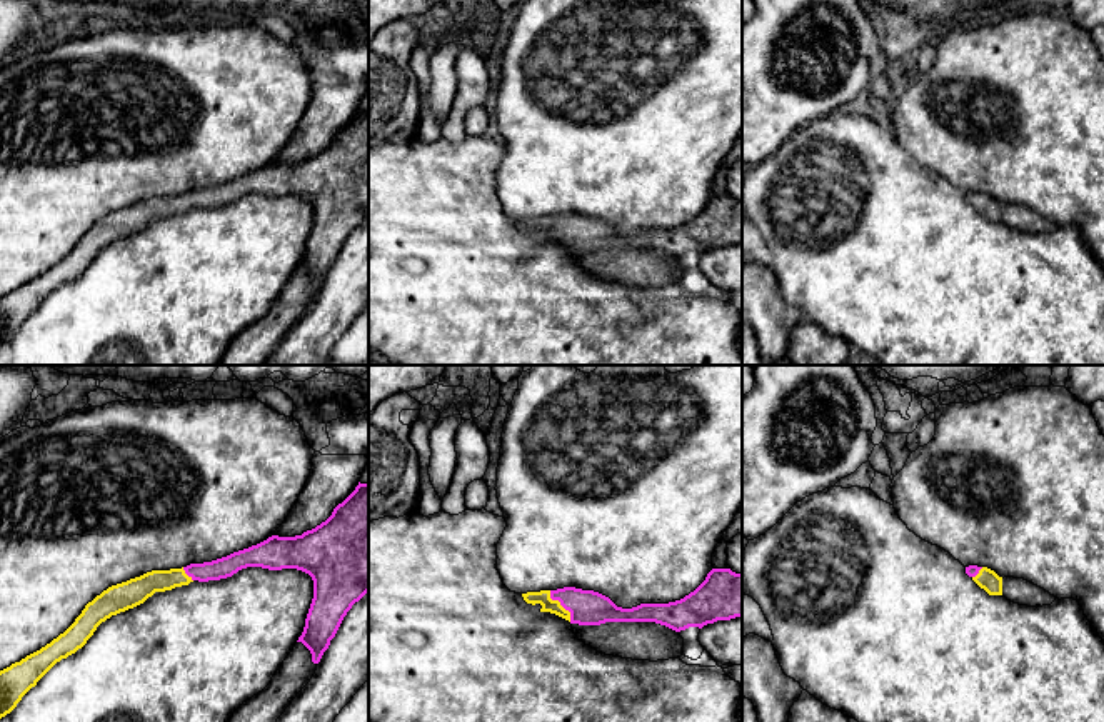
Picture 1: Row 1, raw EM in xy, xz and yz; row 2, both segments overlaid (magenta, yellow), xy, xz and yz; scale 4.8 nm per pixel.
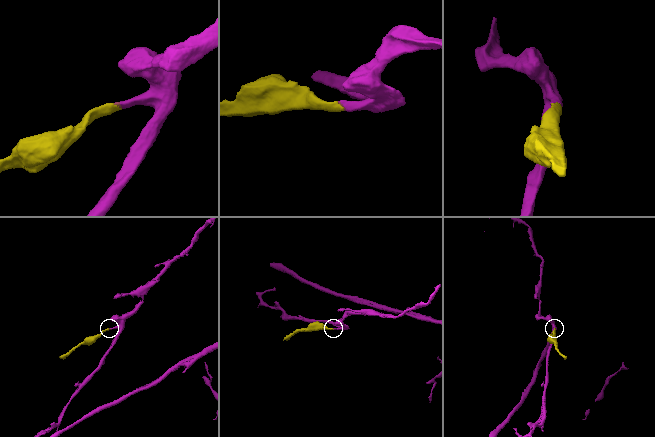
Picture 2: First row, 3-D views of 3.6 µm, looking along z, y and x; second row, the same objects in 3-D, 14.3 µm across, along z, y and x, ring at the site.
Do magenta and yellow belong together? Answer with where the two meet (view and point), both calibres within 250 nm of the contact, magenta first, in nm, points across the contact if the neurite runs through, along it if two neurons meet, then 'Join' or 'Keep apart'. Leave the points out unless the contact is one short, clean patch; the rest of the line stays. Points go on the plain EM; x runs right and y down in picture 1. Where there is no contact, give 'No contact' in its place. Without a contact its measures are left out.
Touches magenta at xz (561, 230). Thickness 170 nm (magenta) against 70 nm. Path across: xz (587, 234), (561, 230), (542, 224). Join

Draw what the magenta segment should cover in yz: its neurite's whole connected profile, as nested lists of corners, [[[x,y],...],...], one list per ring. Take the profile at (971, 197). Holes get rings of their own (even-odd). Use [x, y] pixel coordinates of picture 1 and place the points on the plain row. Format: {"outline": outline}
{"outline": [[[969,192],[966,200],[989,222],[1002,222],[1002,203],[987,193]]]}

